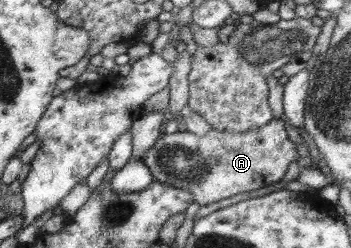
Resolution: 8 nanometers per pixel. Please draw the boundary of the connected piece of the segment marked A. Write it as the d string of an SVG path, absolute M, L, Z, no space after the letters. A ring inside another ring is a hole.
M276 118L250 132L227 132L212 128L203 136L188 130L162 133L154 147L143 156L143 163L150 169L155 183L190 191L195 196L195 202L202 206L238 193L256 191L266 183L275 184L284 177L294 159L298 160L296 145L290 141L284 121Z

